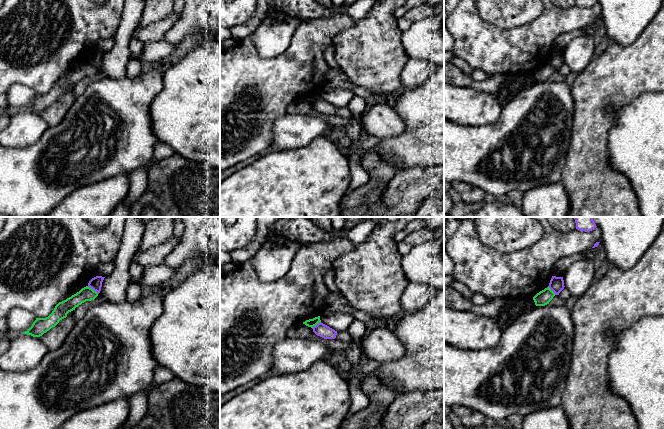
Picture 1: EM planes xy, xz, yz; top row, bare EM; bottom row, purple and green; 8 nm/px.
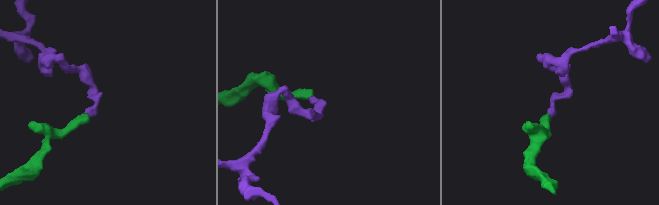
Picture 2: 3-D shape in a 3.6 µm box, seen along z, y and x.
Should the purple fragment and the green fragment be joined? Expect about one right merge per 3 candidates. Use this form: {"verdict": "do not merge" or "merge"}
{"verdict": "do not merge"}

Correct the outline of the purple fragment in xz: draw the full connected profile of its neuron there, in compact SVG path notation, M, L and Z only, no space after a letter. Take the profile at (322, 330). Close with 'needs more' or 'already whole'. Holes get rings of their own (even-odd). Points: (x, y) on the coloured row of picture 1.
M318 323L316 326L313 328L313 332L317 335L320 336L324 339L335 339L337 331L334 329L330 328L329 326L323 324L323 323Z | already whole

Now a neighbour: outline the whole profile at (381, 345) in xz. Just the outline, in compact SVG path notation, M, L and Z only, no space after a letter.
M387 328L373 329L361 339L364 355L377 362L397 361L405 356L405 347L395 333Z

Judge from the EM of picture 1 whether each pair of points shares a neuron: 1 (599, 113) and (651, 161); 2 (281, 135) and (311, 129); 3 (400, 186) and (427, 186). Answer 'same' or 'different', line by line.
1: different
2: same
3: same

